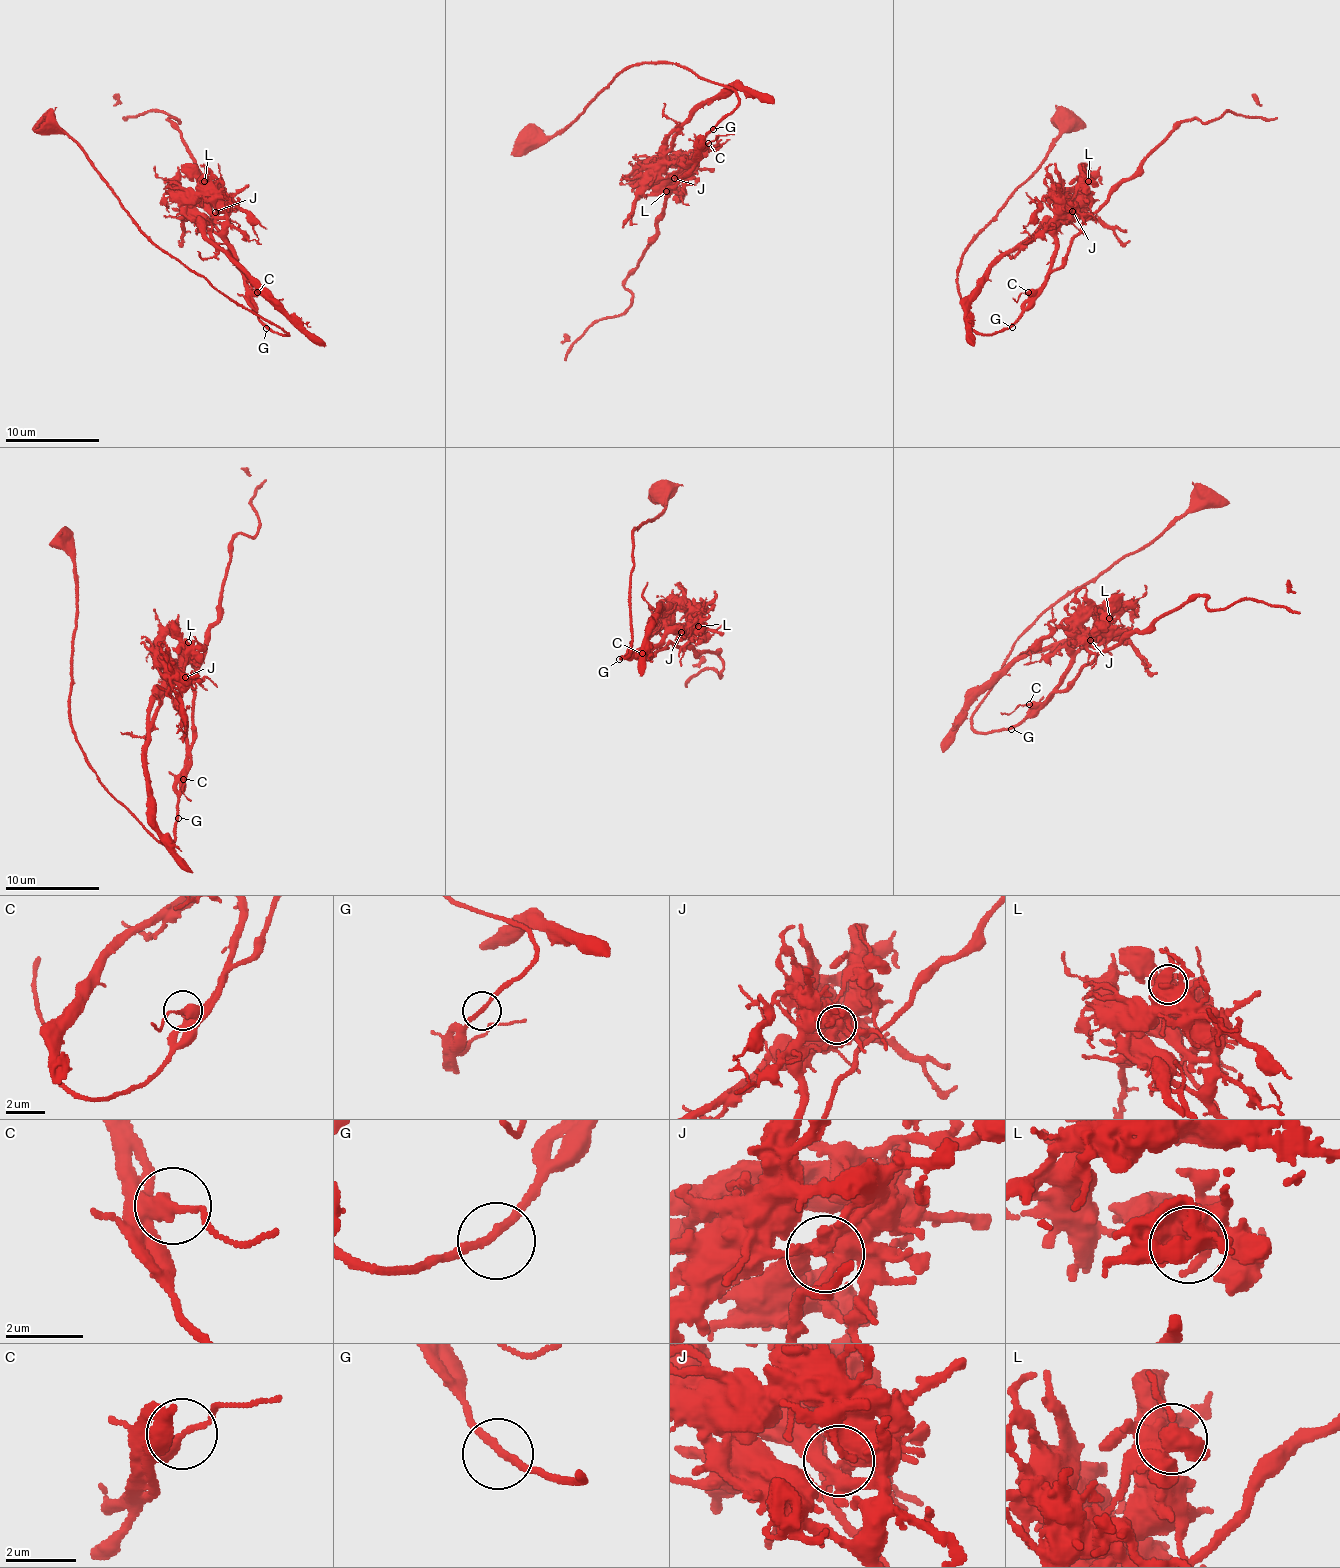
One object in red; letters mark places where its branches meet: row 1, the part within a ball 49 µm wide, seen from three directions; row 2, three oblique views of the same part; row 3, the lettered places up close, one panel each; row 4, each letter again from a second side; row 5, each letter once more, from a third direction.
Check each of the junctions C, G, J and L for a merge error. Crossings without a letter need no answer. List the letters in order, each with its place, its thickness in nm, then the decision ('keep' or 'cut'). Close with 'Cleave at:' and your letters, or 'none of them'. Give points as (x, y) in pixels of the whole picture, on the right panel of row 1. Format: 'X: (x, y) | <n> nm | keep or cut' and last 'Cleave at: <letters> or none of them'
C: (1028, 292) | 320 nm | keep
G: (1012, 327) | 200 nm | keep
J: (1072, 211) | 440 nm | cut
L: (1088, 181) | 460 nm | keep
Cleave at: J

